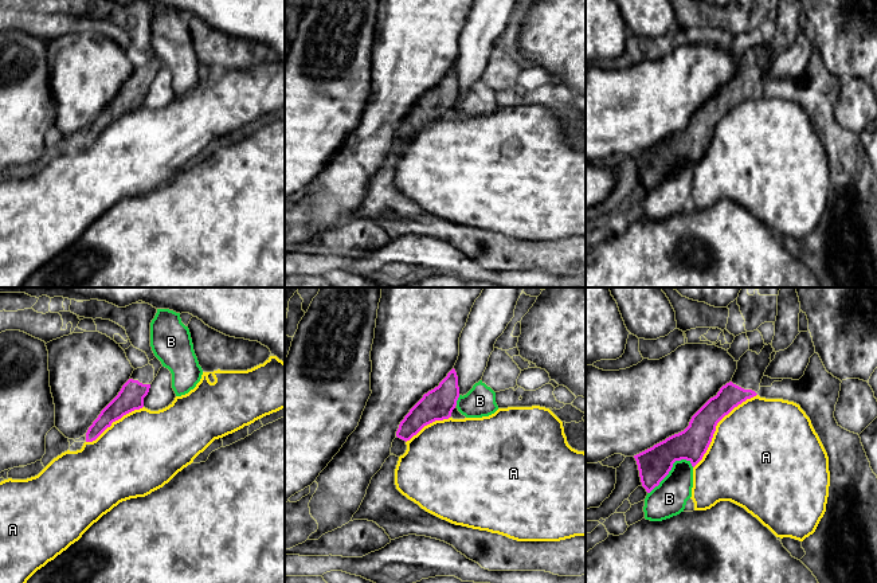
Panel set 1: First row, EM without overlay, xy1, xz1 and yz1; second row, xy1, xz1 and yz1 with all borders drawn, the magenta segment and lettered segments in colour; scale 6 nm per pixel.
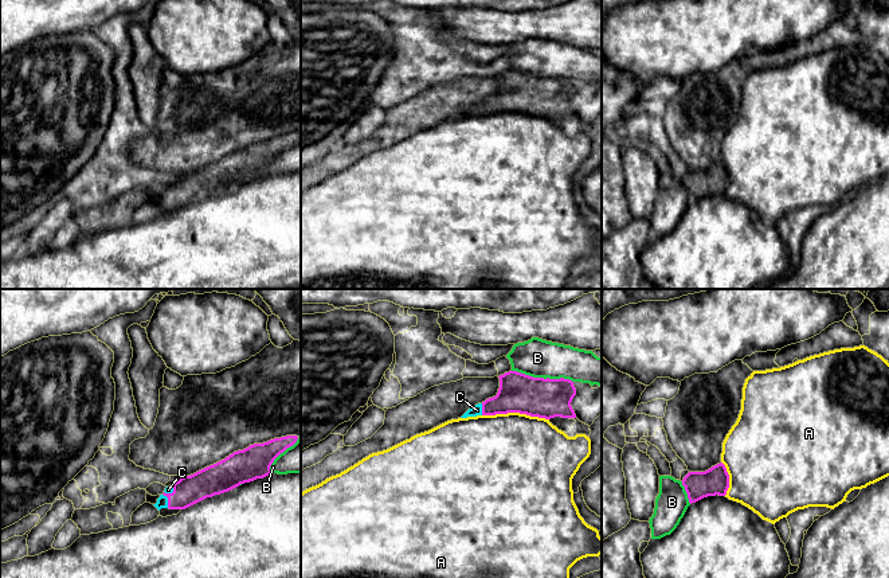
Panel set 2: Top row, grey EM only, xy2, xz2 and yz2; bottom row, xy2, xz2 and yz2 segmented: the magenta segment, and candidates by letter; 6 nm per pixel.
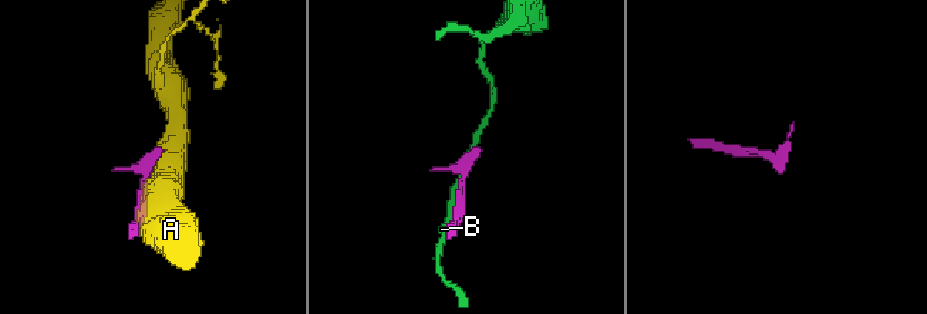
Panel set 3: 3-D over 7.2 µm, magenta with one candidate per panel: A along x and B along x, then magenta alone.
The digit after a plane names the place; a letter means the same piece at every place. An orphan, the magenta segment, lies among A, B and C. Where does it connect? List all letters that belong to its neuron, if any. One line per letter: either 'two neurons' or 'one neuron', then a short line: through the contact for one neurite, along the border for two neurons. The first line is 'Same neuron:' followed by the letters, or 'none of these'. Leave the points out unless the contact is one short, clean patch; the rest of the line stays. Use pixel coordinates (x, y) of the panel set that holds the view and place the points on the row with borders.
Same neuron: C
A: two neurons
B: two neurons
C: one neuron; line xz2 (519, 393), (502, 403), (482, 409), (477, 410)

